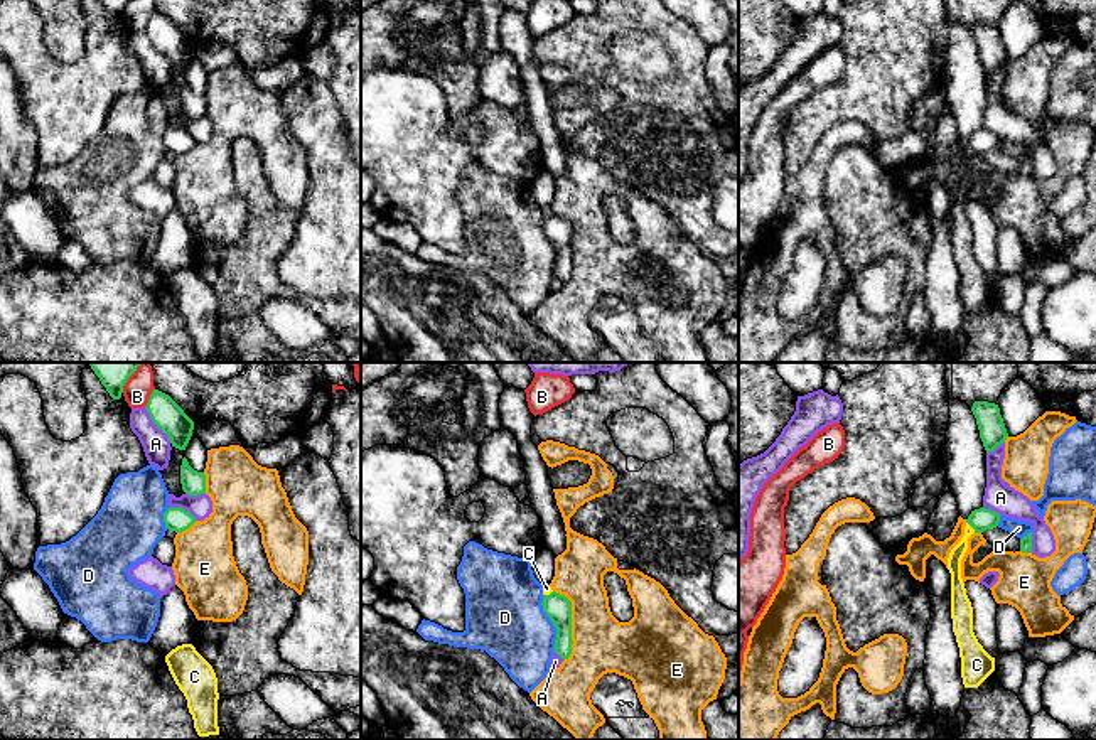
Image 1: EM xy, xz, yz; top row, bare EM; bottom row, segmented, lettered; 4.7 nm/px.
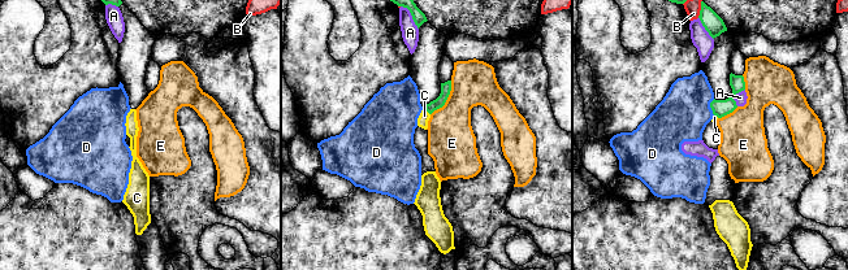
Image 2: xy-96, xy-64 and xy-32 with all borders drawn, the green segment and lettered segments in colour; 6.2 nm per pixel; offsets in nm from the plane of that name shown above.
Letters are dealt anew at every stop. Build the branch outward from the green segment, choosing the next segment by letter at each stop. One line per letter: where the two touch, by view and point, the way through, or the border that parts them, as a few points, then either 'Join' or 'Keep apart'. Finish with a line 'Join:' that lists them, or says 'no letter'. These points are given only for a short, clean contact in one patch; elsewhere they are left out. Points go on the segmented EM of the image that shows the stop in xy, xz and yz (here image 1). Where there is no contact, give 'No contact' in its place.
A: Touches green at xy (155, 423). Keep apart
B: Touches green at xy (149, 398). Keep apart
C: Touches green at yz (970, 525). Boundary: yz (967, 521), (975, 531). Keep apart
D: Touches green at xz (552, 621). Keep apart
E: Touches green at xz (570, 624). Keep apart
Join: no letter

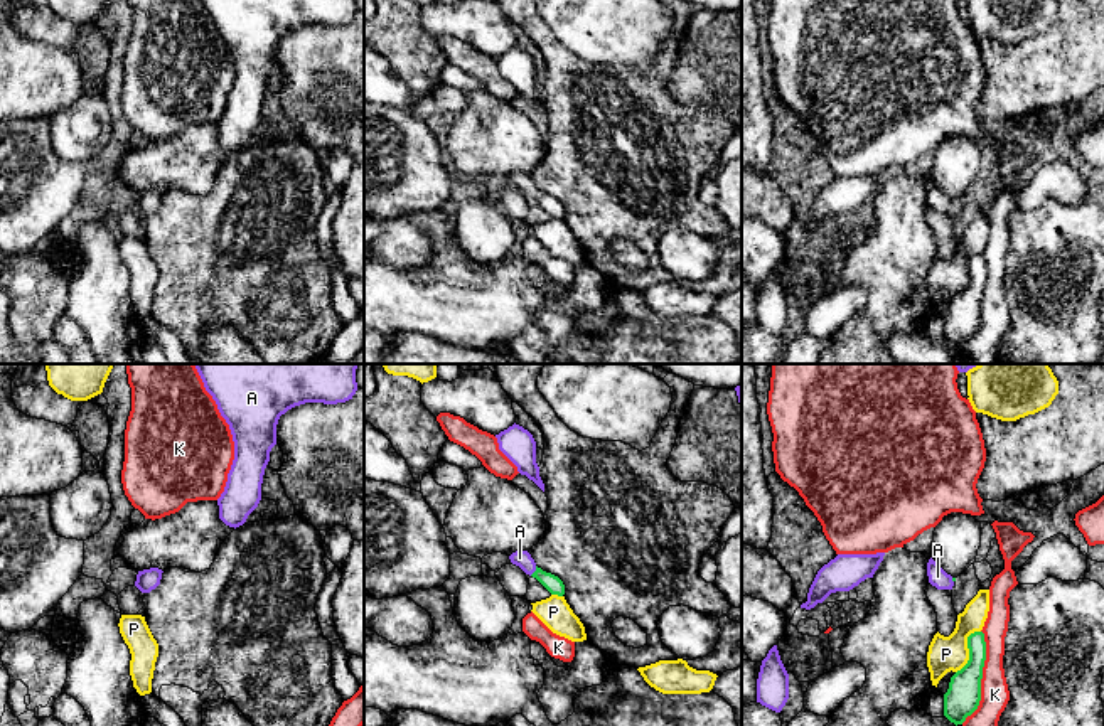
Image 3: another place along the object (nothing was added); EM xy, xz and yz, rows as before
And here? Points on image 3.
A: Touches green at xz (535, 571). Path across: xz (550, 581), (535, 571), (519, 558). Join
K: Touches green at yz (981, 677). Keep apart
P: Touches green at yz (968, 647). Keep apart
Join: A

